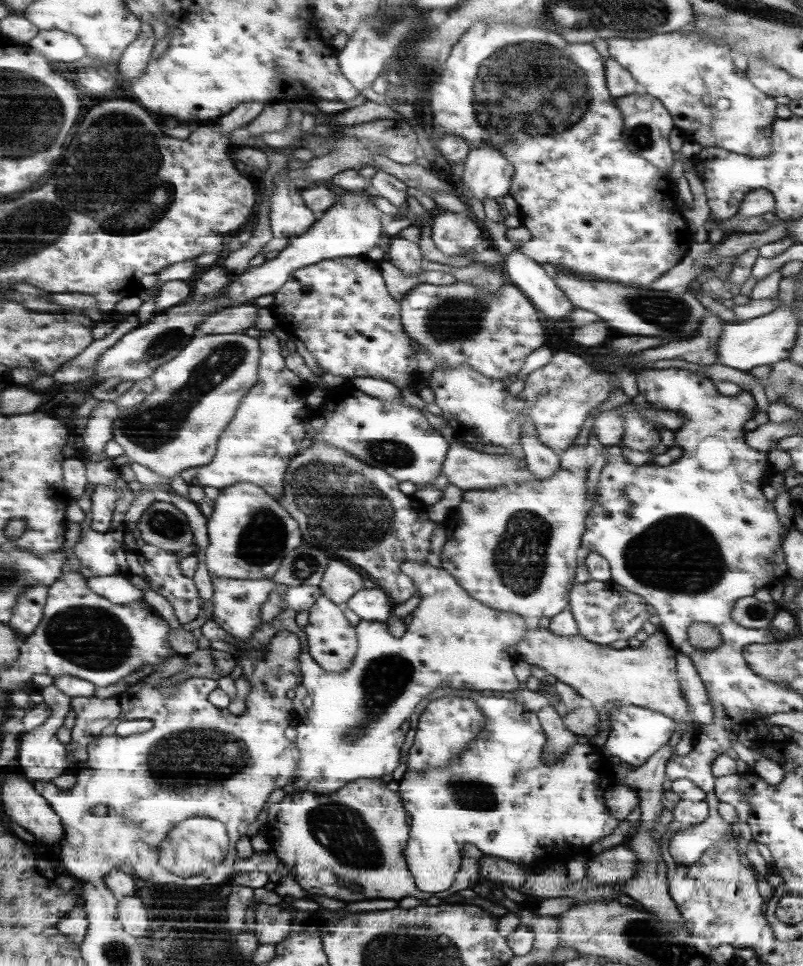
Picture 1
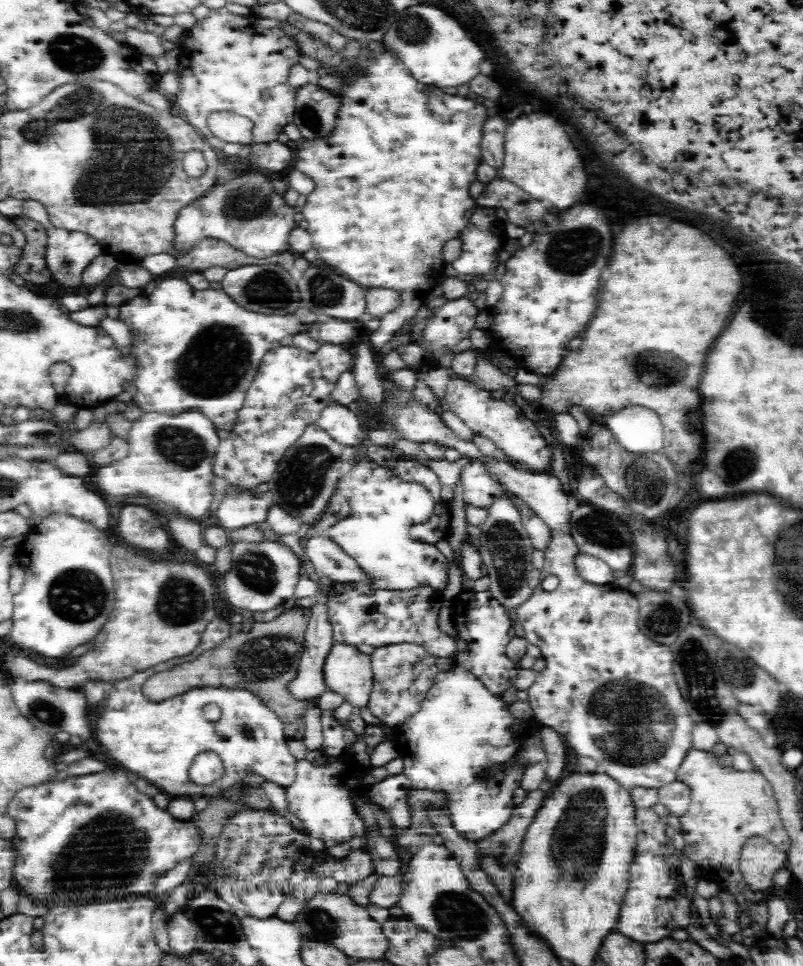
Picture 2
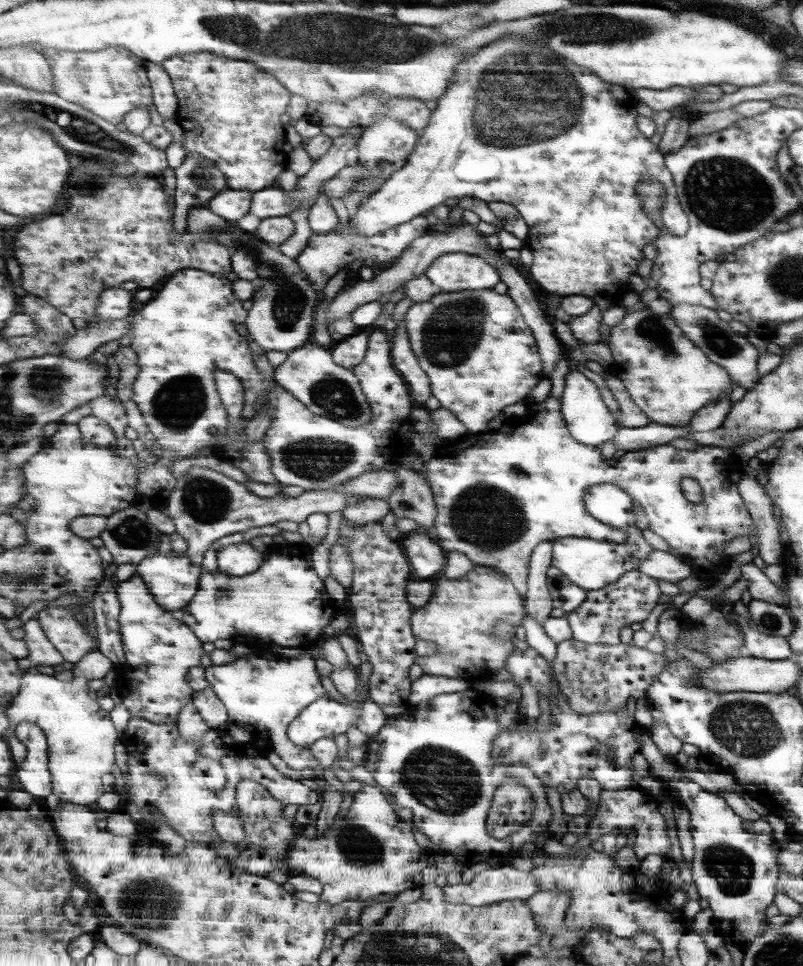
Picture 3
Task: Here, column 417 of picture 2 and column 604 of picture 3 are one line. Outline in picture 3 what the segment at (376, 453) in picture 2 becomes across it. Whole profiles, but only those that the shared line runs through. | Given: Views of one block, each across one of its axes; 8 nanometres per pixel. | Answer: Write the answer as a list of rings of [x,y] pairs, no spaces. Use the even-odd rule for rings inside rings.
[[[553,394],[547,396],[545,402],[531,404],[525,416],[507,420],[499,428],[499,432],[493,434],[493,438],[493,444],[471,446],[469,450],[465,450],[465,454],[455,458],[455,464],[451,464],[451,460],[445,458],[439,460],[437,456],[433,456],[427,464],[427,480],[433,486],[439,510],[435,528],[439,534],[439,544],[445,548],[445,552],[459,550],[477,568],[499,566],[507,574],[507,578],[511,578],[511,582],[521,590],[523,598],[527,598],[529,594],[531,556],[541,542],[585,536],[601,542],[615,542],[611,538],[613,528],[601,524],[585,510],[585,490],[597,484],[613,484],[621,488],[627,496],[633,496],[647,516],[649,530],[667,542],[669,554],[685,562],[691,568],[691,576],[697,576],[705,582],[711,582],[711,578],[719,578],[719,570],[729,558],[721,554],[721,544],[725,540],[733,538],[735,534],[755,534],[753,518],[745,508],[737,486],[743,476],[745,460],[737,458],[733,450],[723,450],[717,446],[701,446],[699,450],[679,450],[671,444],[665,444],[637,452],[627,452],[617,460],[617,464],[609,464],[601,458],[599,446],[583,446],[569,434],[569,426],[563,414],[563,400],[557,400]],[[683,480],[697,482],[703,494],[703,500],[699,504],[693,504],[685,498],[685,492],[681,488]]]

